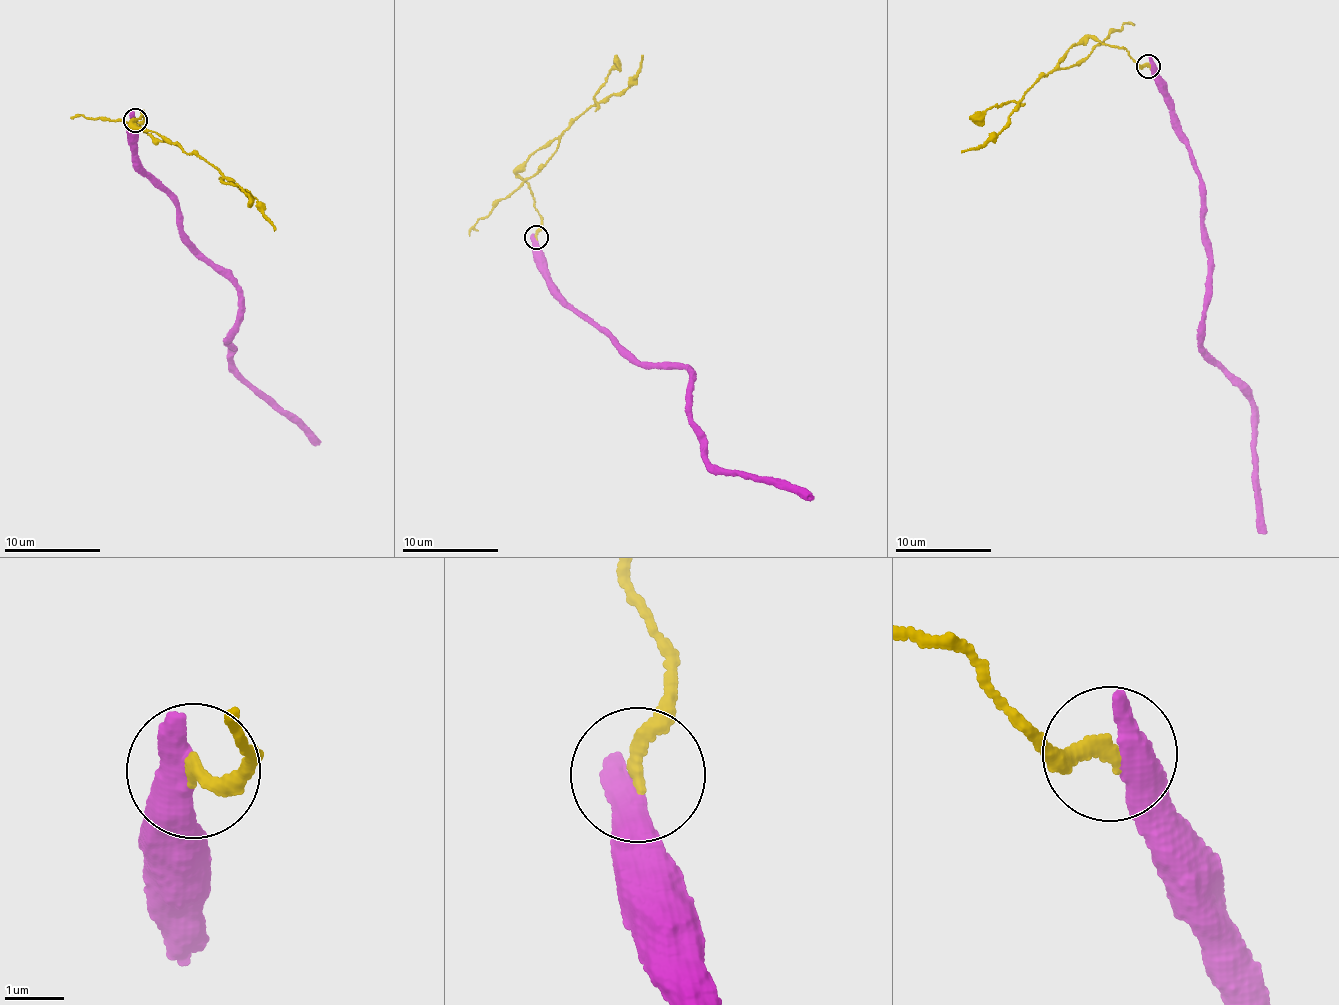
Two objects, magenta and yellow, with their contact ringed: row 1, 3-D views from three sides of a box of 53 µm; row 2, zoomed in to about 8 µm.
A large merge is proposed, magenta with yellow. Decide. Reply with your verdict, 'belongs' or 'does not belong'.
does not belong

